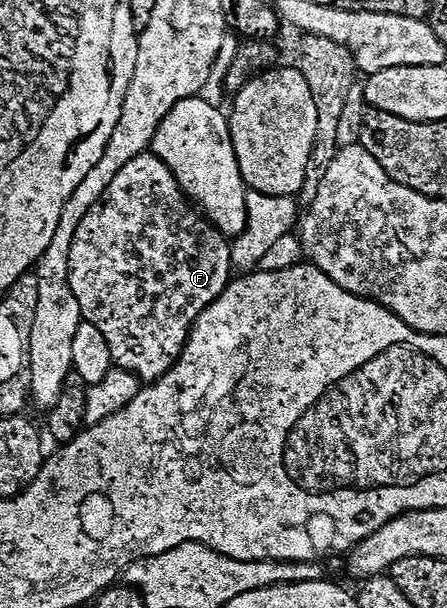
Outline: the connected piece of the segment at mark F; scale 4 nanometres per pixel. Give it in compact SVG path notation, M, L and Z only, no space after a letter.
M151 152L141 153L121 167L101 201L88 209L78 223L79 227L73 236L73 244L69 252L69 284L73 288L73 296L77 296L77 304L81 304L83 320L93 324L93 328L100 330L101 336L105 336L105 344L109 344L112 363L118 369L128 370L136 378L150 384L171 370L187 343L187 335L191 333L195 321L227 291L227 284L233 278L233 273L231 274L233 250L229 245L228 235L222 234L219 229L212 226L210 221L192 205L179 187L179 182L173 176L171 169Z

